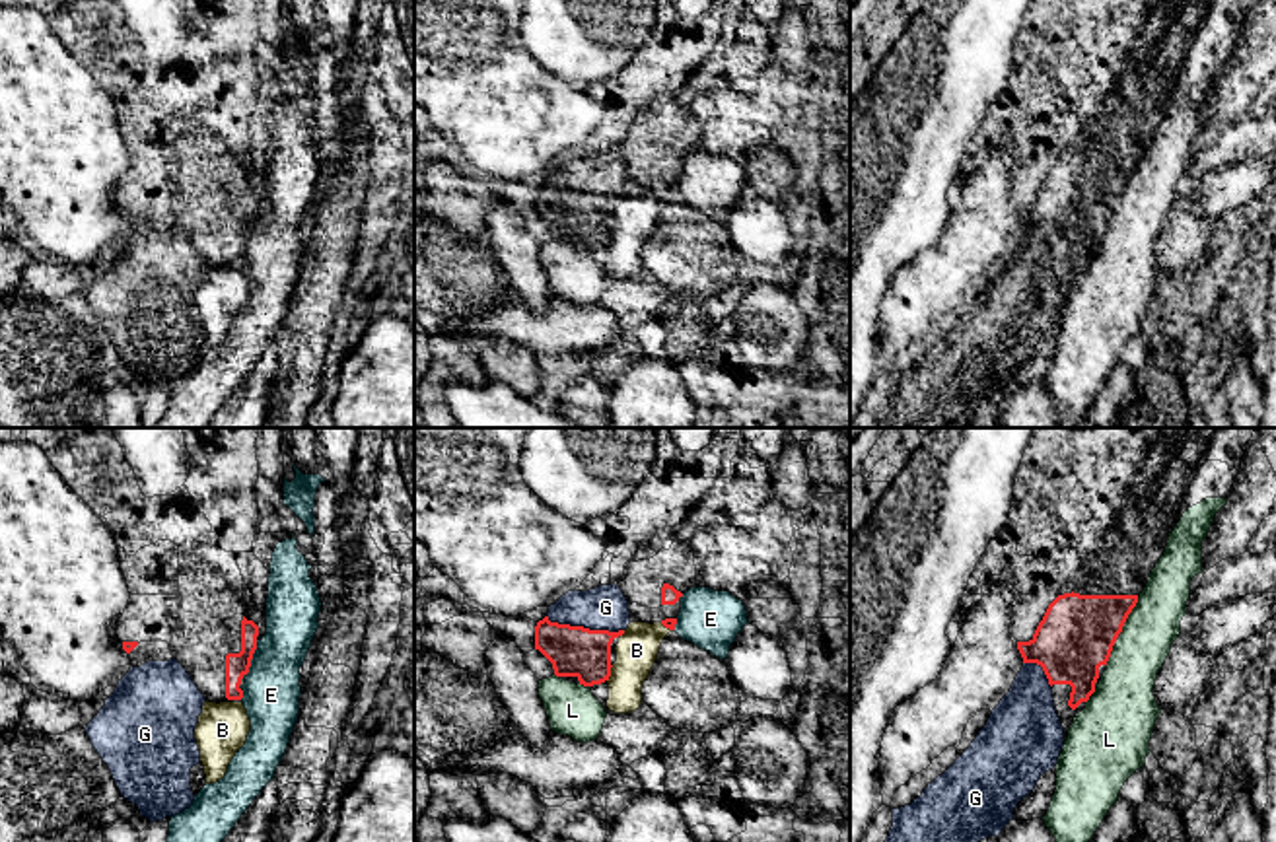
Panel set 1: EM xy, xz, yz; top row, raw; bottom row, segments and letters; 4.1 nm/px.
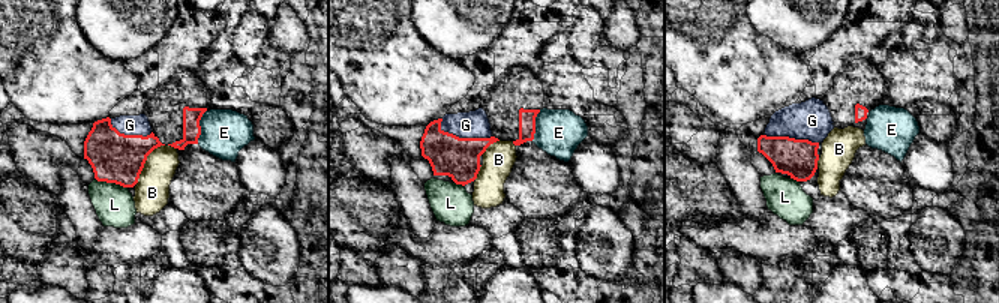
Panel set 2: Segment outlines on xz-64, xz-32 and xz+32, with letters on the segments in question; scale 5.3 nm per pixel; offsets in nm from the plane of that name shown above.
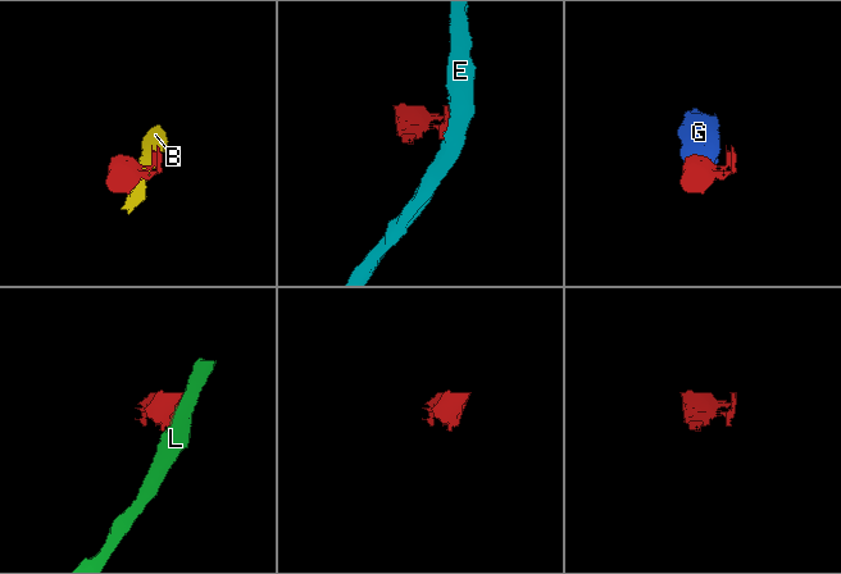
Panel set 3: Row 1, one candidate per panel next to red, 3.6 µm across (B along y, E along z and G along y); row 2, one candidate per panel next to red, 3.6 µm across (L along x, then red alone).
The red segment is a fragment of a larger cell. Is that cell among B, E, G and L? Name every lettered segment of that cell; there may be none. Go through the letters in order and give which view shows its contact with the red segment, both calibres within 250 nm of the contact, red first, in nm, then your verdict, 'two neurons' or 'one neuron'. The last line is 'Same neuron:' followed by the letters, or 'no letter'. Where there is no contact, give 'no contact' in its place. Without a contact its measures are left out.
B: xz | 200/170 nm | two neurons
E: xy | 100/240 nm | two neurons
G: xz | 200/190 nm | one neuron
L: yz | 320/220 nm | two neurons
Same neuron: G

